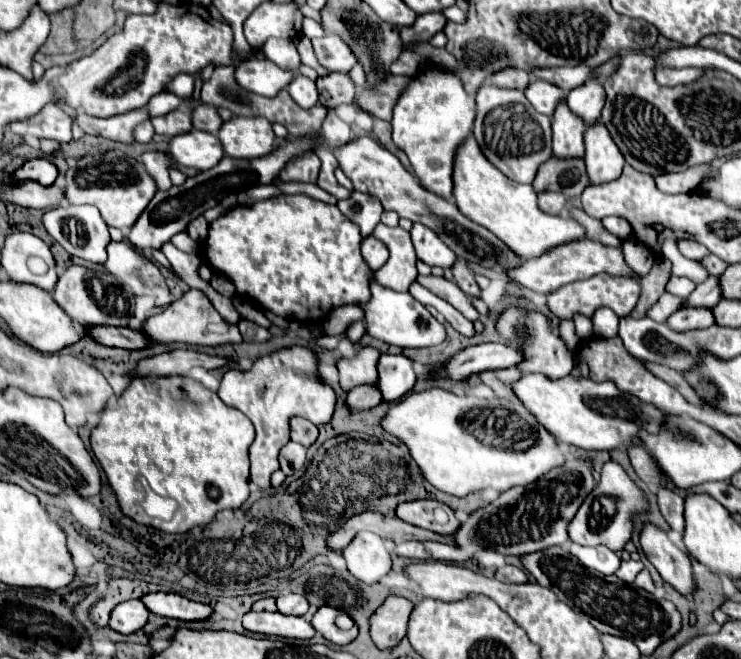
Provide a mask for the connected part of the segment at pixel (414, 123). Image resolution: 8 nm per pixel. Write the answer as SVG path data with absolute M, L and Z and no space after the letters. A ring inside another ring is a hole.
M428 64L422 66L422 70L400 92L392 108L392 140L406 152L414 174L424 188L446 198L452 196L454 156L458 146L472 134L474 116L474 96L464 90L462 80Z

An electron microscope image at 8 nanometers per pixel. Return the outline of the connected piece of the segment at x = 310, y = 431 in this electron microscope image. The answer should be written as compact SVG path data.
M292 418L290 420L290 430L292 430L292 440L300 442L306 448L312 446L318 438L318 428L304 418Z

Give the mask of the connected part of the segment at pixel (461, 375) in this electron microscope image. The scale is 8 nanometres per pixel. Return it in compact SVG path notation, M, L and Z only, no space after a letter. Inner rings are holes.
M478 344L458 352L440 372L454 380L466 380L470 374L484 370L498 370L518 366L524 360L524 354L508 344Z

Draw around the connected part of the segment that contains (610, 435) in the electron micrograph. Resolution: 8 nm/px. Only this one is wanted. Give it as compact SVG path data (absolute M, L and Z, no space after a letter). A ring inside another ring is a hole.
M524 374L512 384L512 392L558 442L584 450L626 448L638 442L638 428L654 432L654 428L658 428L658 420L664 416L658 408L618 392L610 382L594 384L590 378L576 378L572 374L562 380Z

